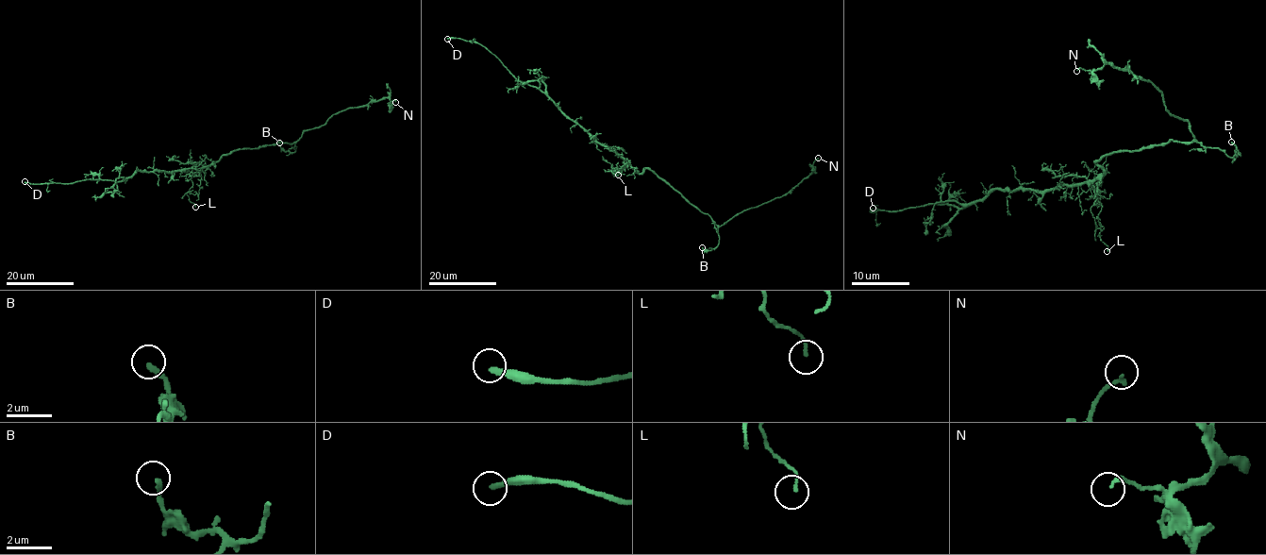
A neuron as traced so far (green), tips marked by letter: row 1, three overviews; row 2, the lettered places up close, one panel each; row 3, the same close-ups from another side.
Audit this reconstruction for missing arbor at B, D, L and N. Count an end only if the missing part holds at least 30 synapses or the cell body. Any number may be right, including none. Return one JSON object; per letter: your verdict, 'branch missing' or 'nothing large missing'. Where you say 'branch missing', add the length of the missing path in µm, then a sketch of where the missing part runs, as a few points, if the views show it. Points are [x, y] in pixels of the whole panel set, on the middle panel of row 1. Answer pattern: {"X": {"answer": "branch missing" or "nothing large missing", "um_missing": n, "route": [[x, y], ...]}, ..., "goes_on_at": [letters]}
{"B": {"answer": "nothing large missing"}, "D": {"answer": "branch missing", "um_missing": 20}, "L": {"answer": "nothing large missing"}, "N": {"answer": "nothing large missing"}, "goes_on_at": ["D"]}

